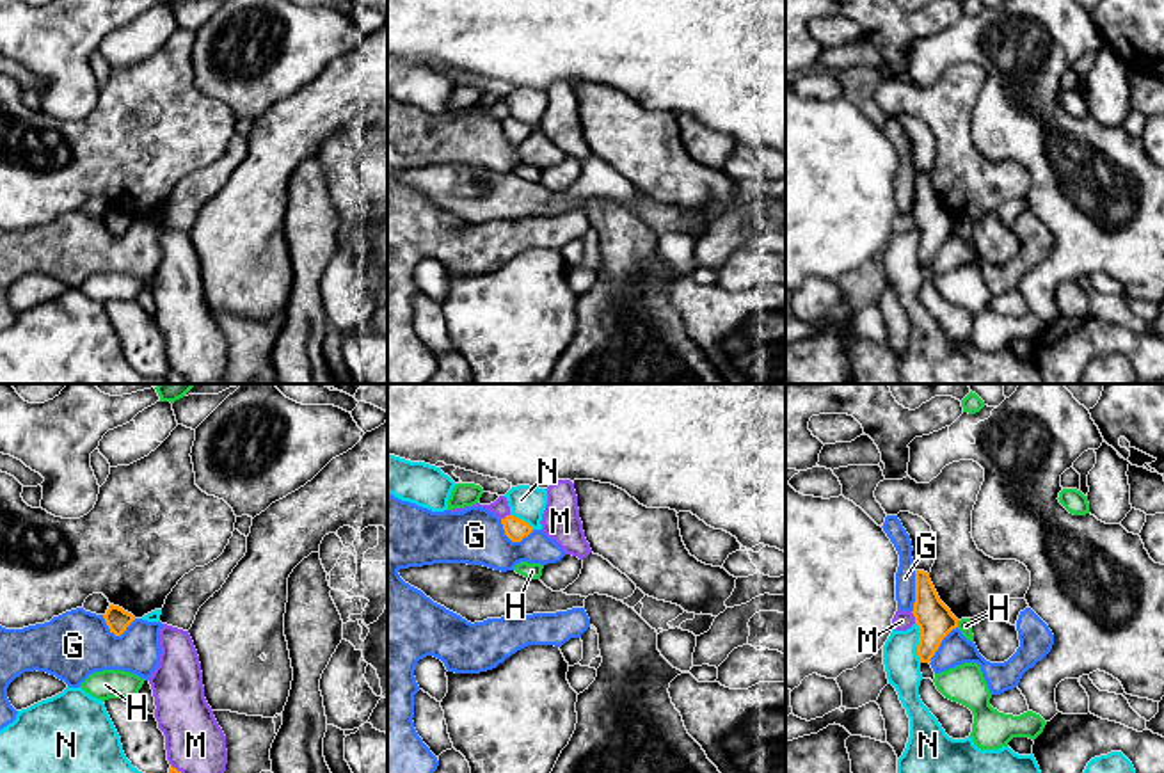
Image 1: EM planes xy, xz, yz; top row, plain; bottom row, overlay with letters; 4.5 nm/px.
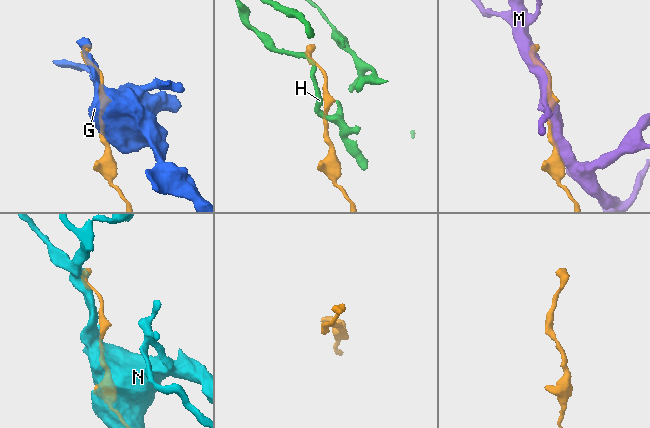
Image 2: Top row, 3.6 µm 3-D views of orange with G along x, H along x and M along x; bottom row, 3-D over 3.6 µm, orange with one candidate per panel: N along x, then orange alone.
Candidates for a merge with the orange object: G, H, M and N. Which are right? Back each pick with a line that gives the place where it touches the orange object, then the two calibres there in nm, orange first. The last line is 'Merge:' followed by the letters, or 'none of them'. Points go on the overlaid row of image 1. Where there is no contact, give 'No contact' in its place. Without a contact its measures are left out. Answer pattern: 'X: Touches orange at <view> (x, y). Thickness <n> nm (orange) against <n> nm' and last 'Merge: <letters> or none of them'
Merge: none of them

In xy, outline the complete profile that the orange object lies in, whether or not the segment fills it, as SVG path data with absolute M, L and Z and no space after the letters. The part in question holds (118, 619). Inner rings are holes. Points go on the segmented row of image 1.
M110 604L107 613L103 615L110 633L114 633L116 636L121 636L126 627L135 620L135 617L128 611L124 611L119 606Z

